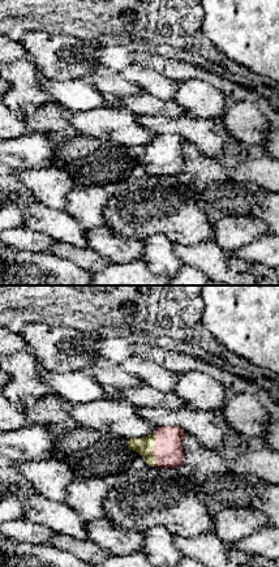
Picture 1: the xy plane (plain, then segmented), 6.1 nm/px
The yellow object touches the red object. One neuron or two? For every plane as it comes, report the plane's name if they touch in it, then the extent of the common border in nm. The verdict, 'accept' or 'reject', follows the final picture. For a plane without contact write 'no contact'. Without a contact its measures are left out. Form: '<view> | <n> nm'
xy | 220 nm

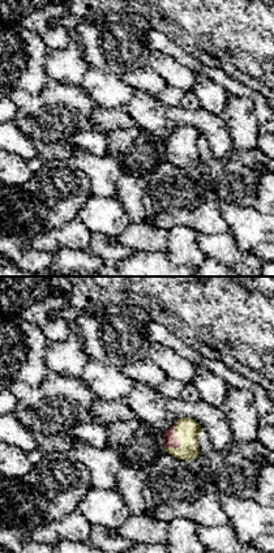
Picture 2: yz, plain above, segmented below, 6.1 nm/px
yz | 220 nm

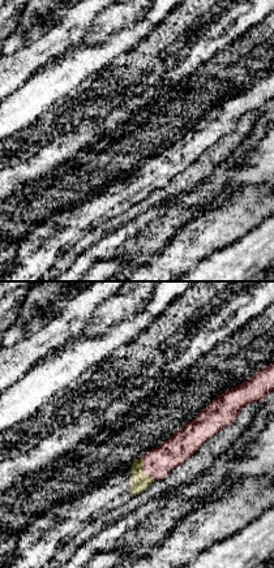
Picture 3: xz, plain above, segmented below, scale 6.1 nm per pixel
xz | 170 nm

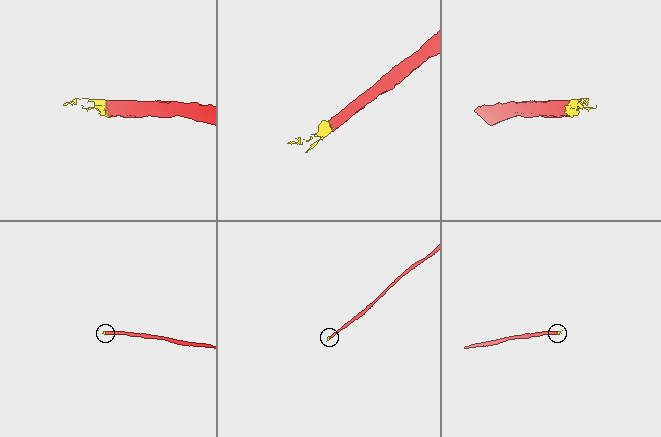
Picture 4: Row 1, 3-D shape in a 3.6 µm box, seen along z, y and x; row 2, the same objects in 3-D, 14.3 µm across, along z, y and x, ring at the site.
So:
accept

